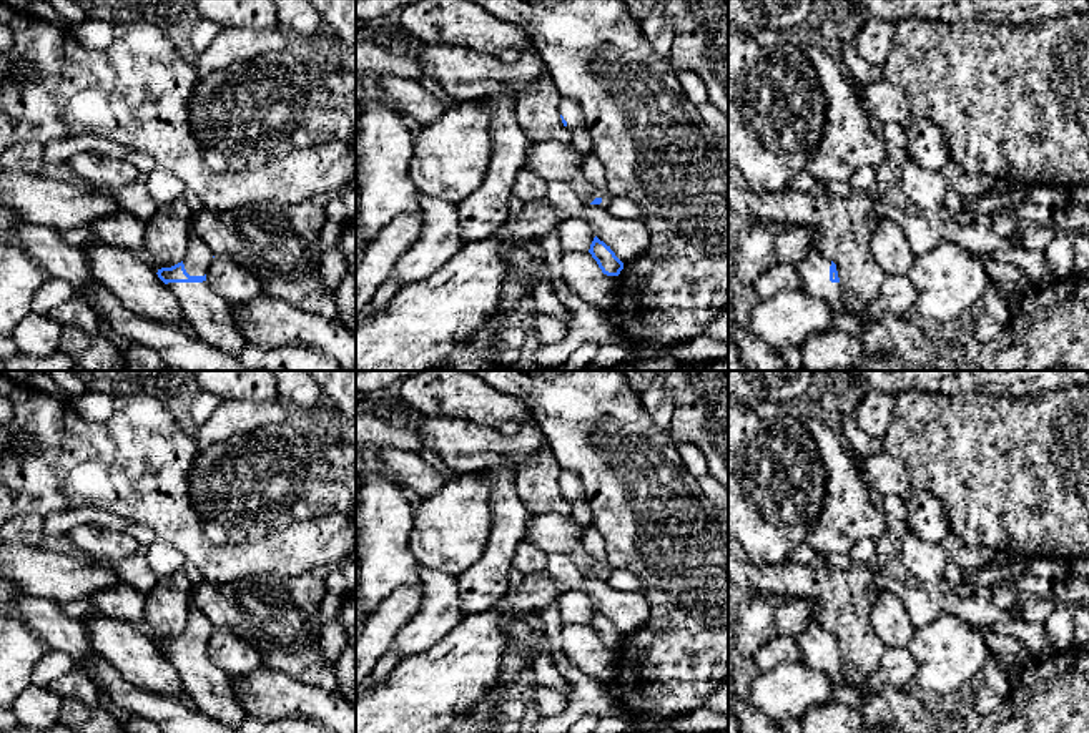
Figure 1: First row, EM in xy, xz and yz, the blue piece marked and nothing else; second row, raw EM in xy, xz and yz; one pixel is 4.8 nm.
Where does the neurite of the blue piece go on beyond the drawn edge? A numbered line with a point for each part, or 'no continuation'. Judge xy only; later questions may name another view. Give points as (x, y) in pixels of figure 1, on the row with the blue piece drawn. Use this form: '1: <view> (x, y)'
1: xy (205, 311)

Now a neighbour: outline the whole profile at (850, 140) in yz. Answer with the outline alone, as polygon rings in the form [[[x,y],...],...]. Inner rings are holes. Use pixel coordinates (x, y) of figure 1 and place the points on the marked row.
[[[823,43],[801,45],[825,96],[823,135],[805,170],[823,186],[846,186],[861,166],[886,161],[886,141],[868,118],[858,91]]]

